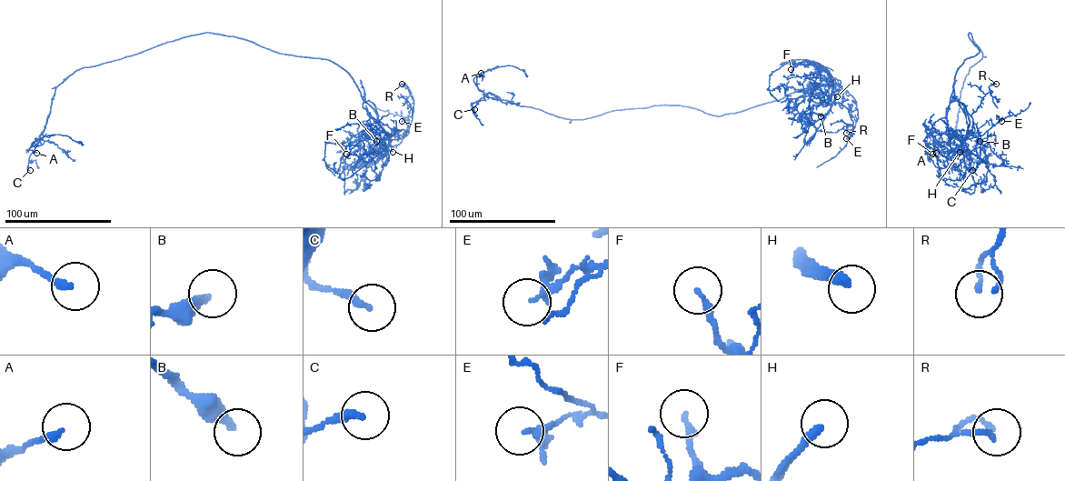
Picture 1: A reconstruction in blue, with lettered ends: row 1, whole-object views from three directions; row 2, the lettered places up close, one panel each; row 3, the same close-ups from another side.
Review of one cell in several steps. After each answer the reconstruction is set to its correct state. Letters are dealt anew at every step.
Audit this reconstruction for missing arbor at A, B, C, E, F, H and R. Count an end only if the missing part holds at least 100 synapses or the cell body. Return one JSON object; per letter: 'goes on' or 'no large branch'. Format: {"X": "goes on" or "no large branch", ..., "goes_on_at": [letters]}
{"A": "no large branch", "B": "no large branch", "C": "no large branch", "E": "no large branch", "F": "no large branch", "H": "goes on", "R": "no large branch", "goes_on_at": ["H"]}

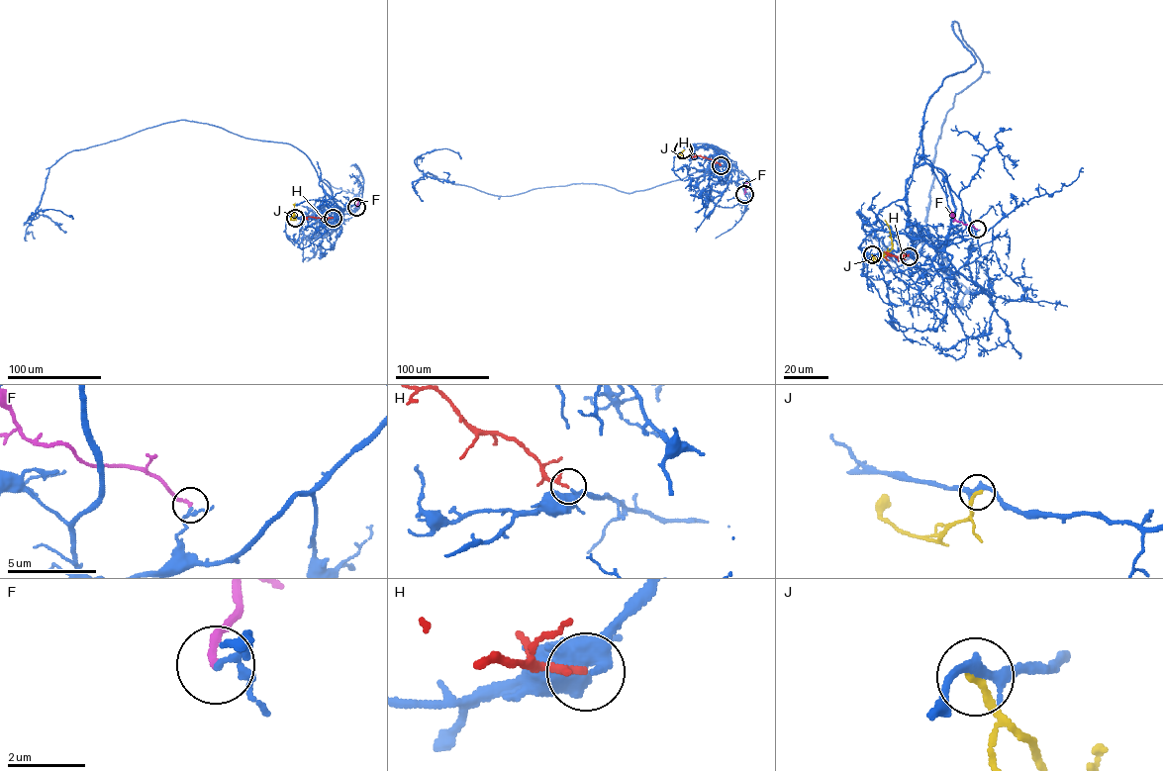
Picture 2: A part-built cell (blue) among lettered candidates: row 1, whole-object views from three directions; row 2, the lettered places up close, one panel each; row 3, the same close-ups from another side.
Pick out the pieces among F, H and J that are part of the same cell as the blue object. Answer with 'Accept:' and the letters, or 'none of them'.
Accept: H

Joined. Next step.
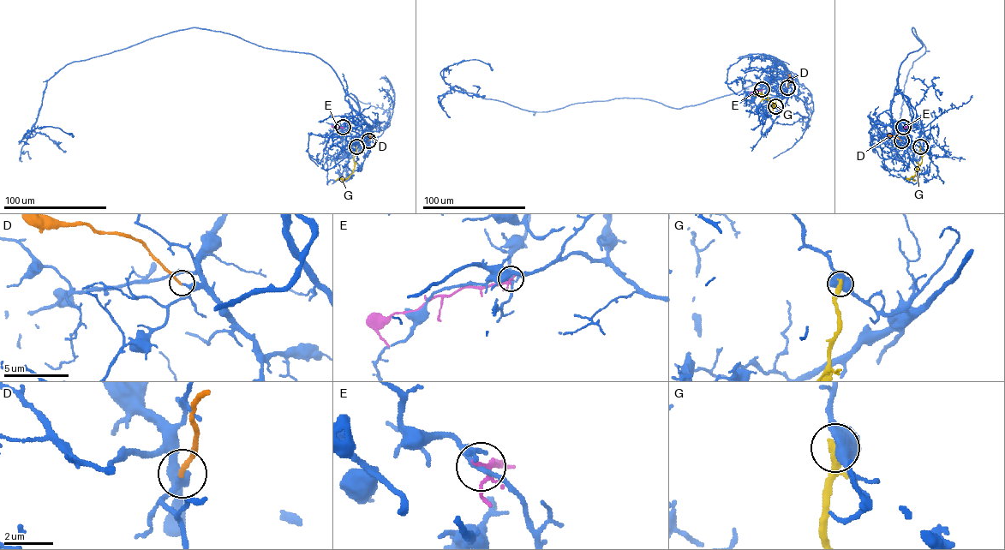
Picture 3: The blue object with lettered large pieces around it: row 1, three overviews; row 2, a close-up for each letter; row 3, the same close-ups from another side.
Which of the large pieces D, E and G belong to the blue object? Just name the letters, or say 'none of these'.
none of these

